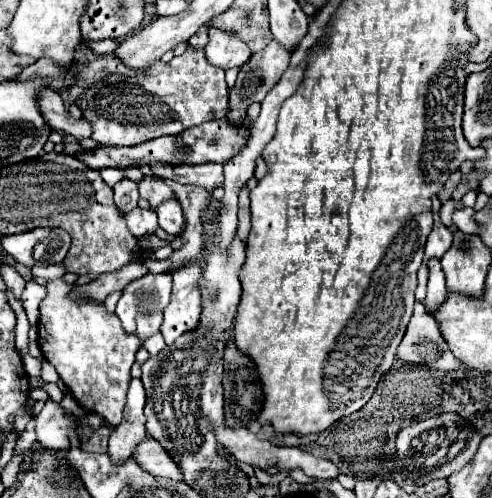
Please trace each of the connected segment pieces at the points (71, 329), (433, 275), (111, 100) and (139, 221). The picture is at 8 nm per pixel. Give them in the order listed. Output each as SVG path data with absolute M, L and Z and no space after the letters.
M64 279L46 283L46 297L40 303L38 343L44 359L56 367L72 397L86 411L104 417L112 425L118 425L126 405L130 367L136 351L140 349L140 339L134 333L126 333L116 313L108 313L102 303L72 299L72 287L74 285L68 285Z
M430 259L428 261L428 269L430 269L430 279L428 279L428 295L424 301L424 307L434 307L438 303L442 303L446 299L446 281L444 281L444 271L438 259Z
M78 45L76 85L68 91L68 101L76 103L92 121L92 139L100 145L122 147L140 145L164 135L180 135L184 129L228 115L228 85L224 71L208 63L202 49L188 47L170 63L156 61L148 71L124 67L114 55L94 55L86 45Z
M136 207L130 213L126 213L126 225L134 237L144 237L144 235L156 233L158 219L156 219L156 213L152 209Z

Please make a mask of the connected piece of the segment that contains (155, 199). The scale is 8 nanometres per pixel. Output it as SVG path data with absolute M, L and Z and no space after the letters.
M144 175L144 179L138 183L140 187L140 197L148 199L148 203L154 207L158 207L164 199L174 199L174 191L156 175Z

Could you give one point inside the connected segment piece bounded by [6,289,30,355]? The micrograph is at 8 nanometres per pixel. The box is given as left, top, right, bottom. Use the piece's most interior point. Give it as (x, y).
(22, 340)

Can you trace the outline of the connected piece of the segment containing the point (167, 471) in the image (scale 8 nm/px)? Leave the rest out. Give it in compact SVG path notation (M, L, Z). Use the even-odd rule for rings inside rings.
M144 439L136 445L132 459L148 473L156 477L166 477L174 481L184 481L180 465L166 453L166 449L156 439Z

